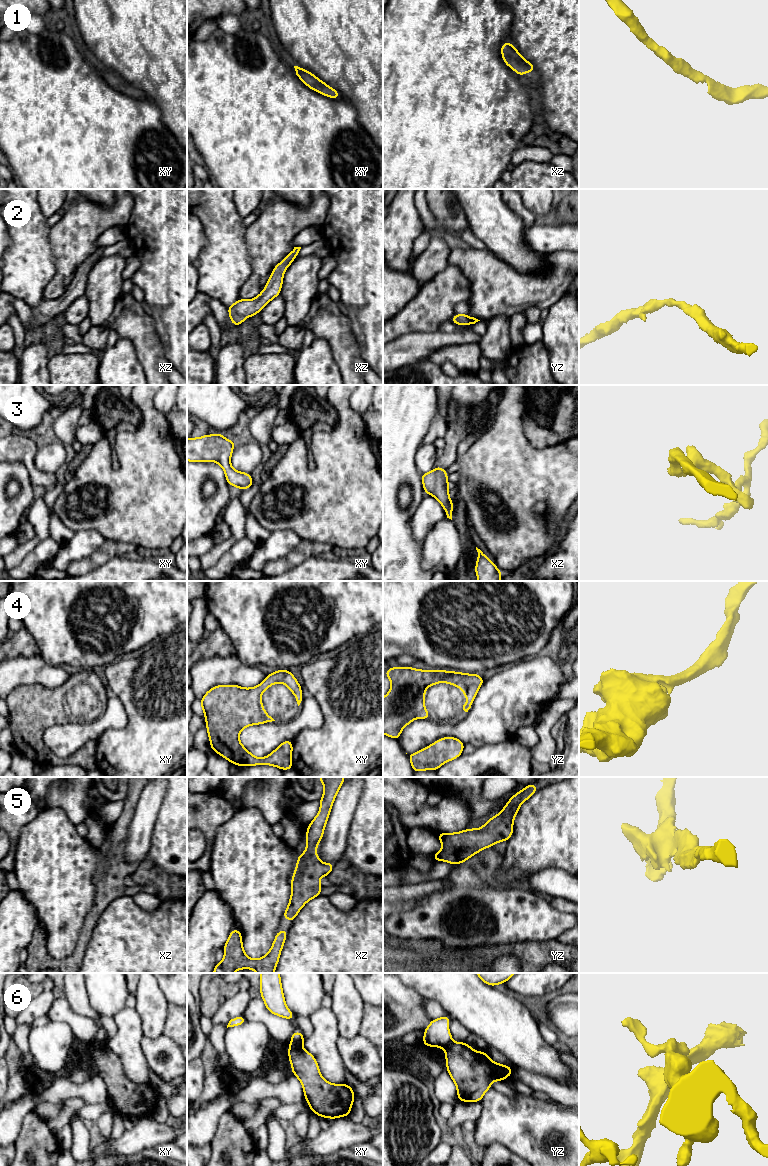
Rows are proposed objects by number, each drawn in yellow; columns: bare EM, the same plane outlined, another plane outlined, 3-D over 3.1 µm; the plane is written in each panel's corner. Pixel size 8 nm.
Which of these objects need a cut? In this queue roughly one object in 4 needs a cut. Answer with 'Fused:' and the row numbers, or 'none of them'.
Fused: 6

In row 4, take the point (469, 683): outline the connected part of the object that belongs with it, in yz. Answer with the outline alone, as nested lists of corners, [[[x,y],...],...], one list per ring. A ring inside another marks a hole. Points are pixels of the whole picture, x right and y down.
[[[391,667],[384,672],[391,681],[391,689],[383,698],[383,734],[395,740],[399,740],[402,729],[414,719],[430,719],[431,716],[424,706],[425,690],[431,686],[444,682],[455,685],[467,696],[463,710],[468,712],[471,708],[476,694],[483,684],[485,678],[473,674],[445,670],[419,670],[413,667]]]

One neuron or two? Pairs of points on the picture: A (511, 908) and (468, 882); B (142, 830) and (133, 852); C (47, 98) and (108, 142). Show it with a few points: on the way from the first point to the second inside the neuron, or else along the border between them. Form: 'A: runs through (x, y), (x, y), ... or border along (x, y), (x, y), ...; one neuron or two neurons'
A: runs through (500, 908), (494, 908), (479, 893); one neuron
B: runs through (139, 835), (136, 847); one neuron
C: runs through (62, 113), (93, 142); one neuron

